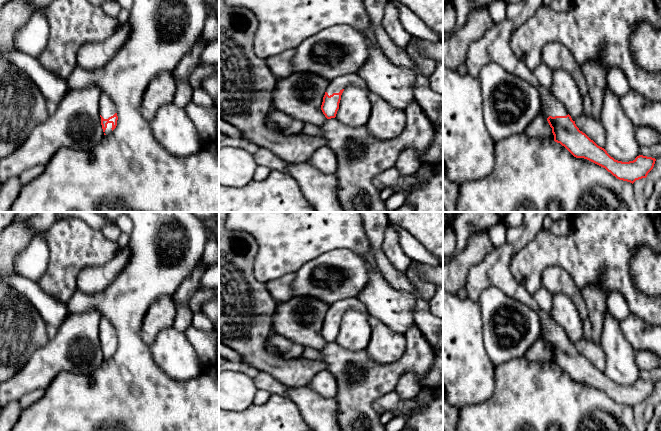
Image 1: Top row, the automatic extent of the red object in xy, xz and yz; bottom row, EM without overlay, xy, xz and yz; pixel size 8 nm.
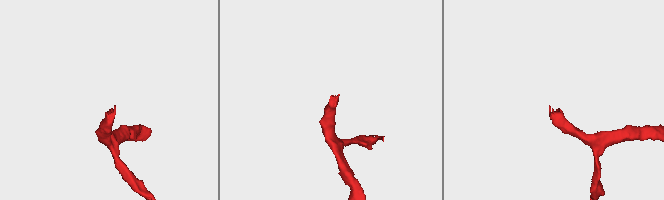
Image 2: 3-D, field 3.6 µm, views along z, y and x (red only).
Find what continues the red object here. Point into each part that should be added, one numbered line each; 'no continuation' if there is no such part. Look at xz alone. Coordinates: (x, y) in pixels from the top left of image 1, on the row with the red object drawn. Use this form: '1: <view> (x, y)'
1: xz (385, 122)

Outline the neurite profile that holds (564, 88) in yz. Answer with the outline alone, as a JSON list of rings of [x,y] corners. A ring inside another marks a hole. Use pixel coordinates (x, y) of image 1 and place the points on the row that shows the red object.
[[[564,69],[553,71],[552,87],[549,92],[565,106],[573,121],[583,113],[583,96],[576,81]]]

